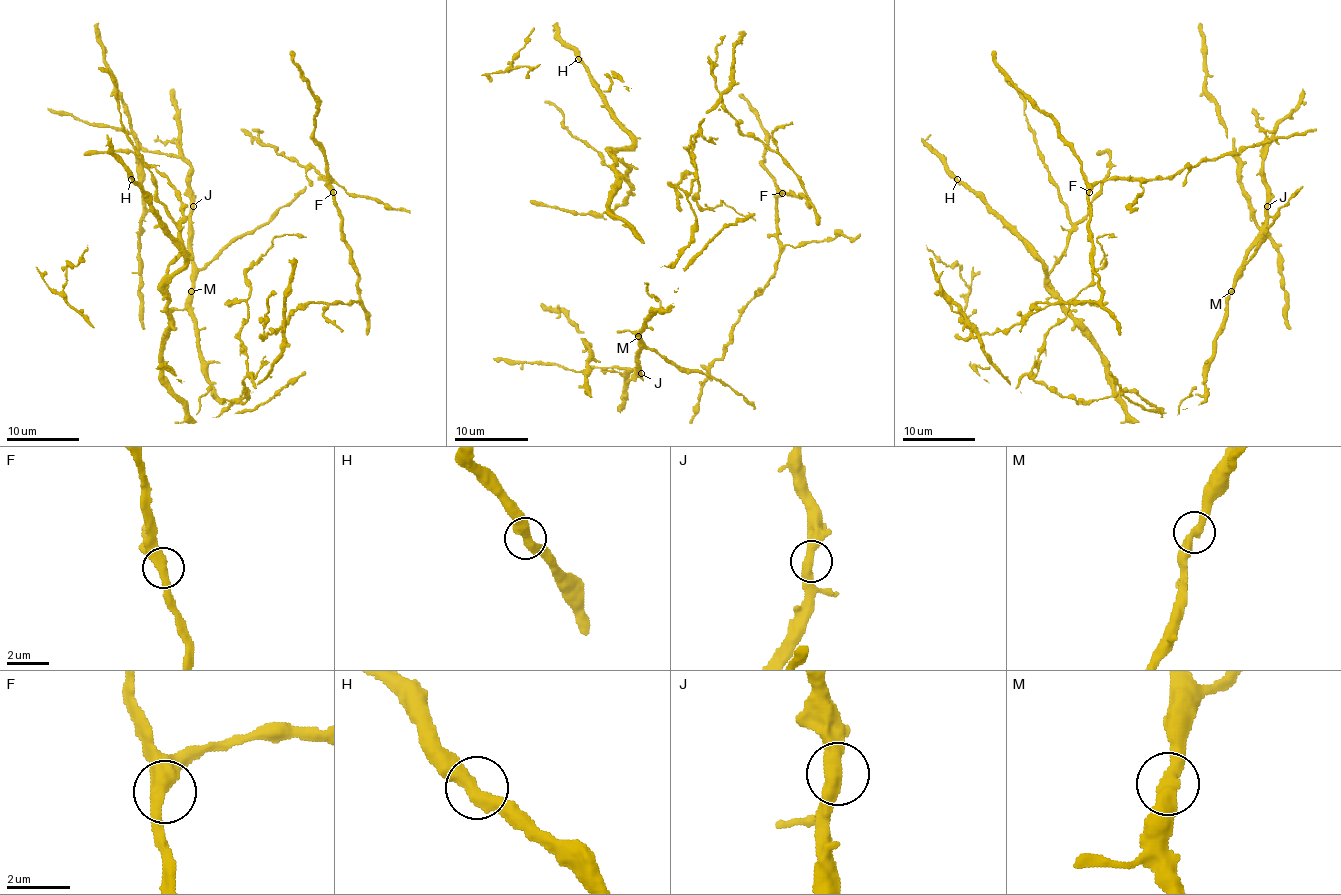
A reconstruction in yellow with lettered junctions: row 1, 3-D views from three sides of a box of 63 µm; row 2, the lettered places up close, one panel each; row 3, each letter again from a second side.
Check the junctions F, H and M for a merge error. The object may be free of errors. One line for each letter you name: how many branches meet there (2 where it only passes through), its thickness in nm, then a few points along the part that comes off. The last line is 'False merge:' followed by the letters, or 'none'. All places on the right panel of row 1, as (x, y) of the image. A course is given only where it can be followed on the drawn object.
False merge: none

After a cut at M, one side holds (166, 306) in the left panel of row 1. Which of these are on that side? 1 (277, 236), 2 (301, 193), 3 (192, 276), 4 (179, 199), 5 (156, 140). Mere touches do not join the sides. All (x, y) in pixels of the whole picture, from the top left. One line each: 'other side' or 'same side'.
1: same side
2: other side
3: other side
4: same side
5: other side

